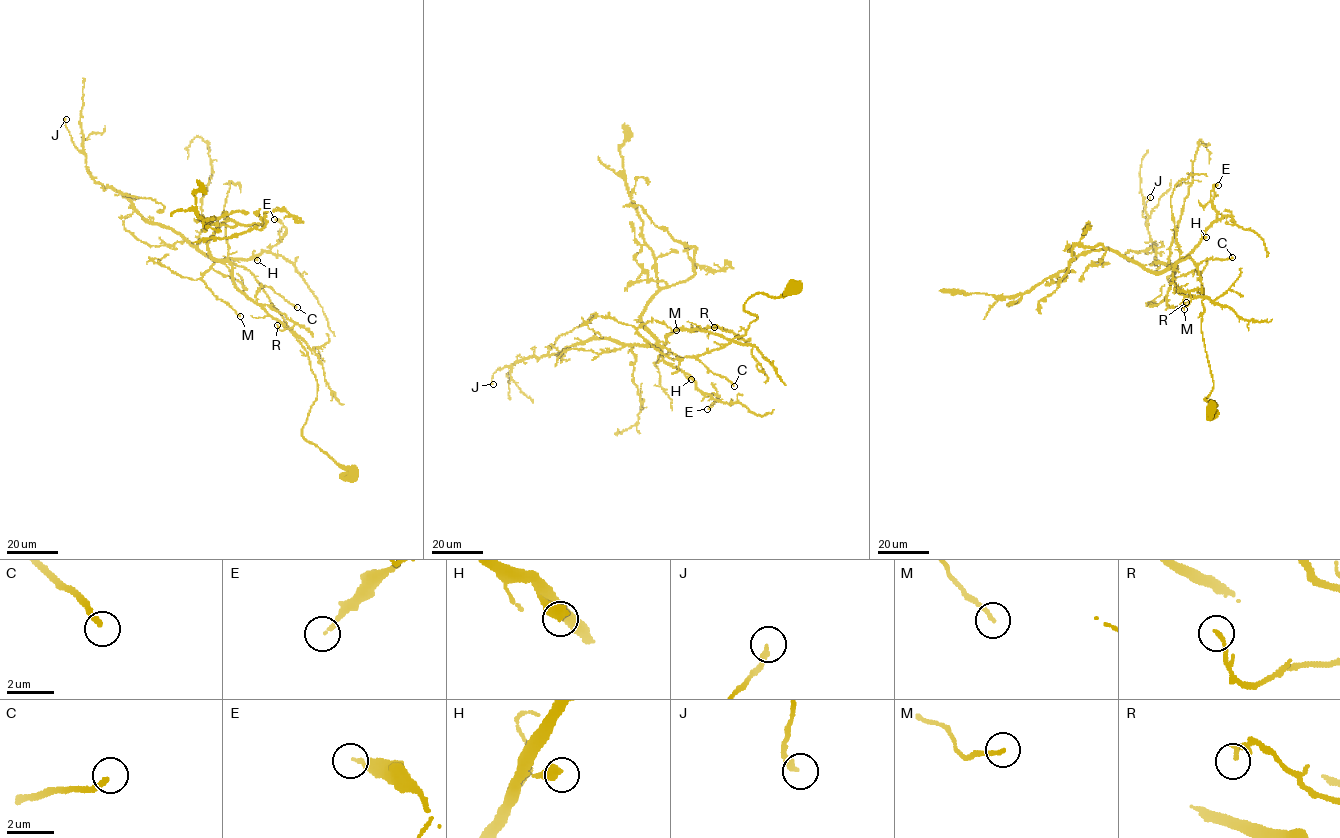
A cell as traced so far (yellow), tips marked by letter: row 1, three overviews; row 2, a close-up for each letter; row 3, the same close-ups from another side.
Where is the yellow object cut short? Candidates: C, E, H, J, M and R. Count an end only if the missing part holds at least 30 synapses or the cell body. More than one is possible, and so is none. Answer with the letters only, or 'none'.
C

